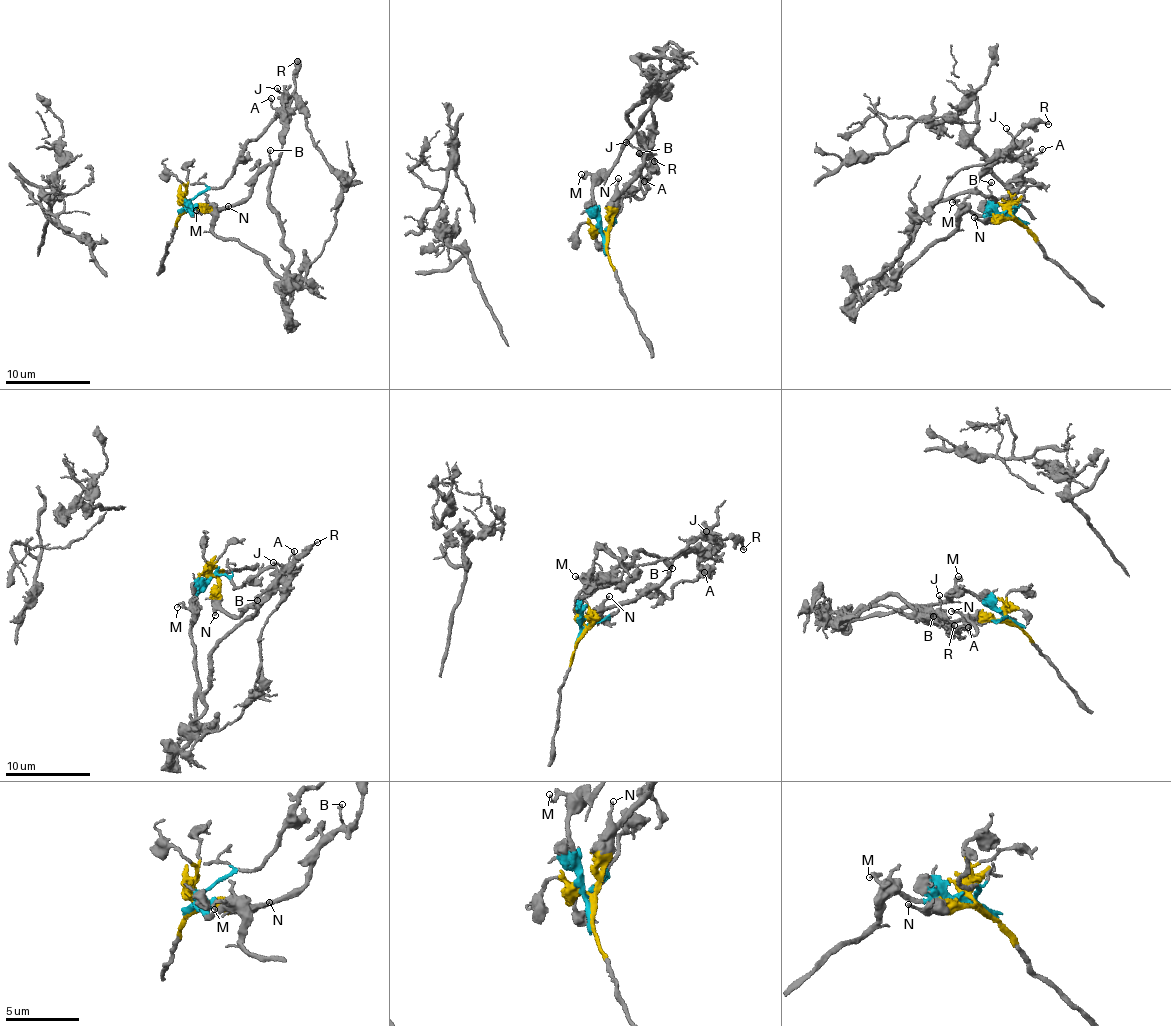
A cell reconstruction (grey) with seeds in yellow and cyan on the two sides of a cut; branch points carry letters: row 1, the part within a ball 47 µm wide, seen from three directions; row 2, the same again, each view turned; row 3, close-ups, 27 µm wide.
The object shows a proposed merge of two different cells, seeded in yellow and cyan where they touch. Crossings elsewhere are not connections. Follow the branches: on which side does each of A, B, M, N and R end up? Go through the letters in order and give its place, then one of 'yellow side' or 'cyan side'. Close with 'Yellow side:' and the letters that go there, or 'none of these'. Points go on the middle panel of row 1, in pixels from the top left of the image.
A: at (644, 181); cyan side
B: at (639, 153); yellow side
M: at (581, 174); cyan side
N: at (618, 178); yellow side
R: at (654, 161); cyan side
Yellow side: B, N

